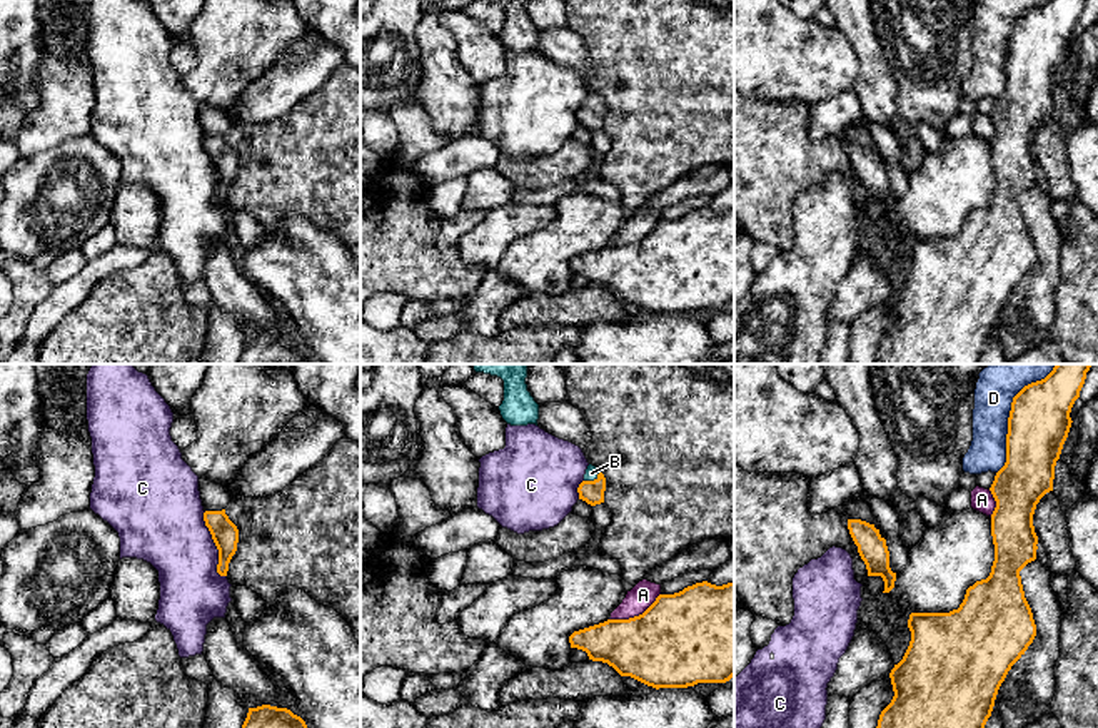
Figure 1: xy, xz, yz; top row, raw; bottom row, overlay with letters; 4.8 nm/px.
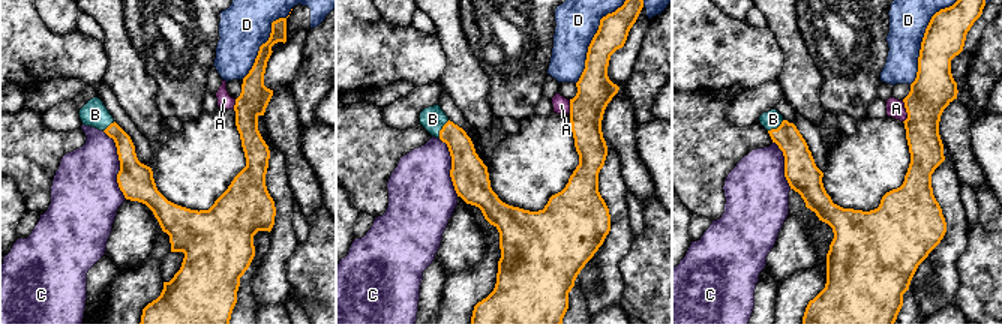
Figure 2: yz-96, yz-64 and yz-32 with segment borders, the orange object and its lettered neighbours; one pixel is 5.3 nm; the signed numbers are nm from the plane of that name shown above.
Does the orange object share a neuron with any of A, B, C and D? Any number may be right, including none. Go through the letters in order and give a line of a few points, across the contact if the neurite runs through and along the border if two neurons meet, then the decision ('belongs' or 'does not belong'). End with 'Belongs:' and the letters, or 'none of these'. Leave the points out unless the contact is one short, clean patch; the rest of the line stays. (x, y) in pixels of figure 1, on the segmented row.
A: does not belong
B: line xz (591, 491), (594, 480), (591, 473); belongs
C: does not belong
D: does not belong
Belongs: B

